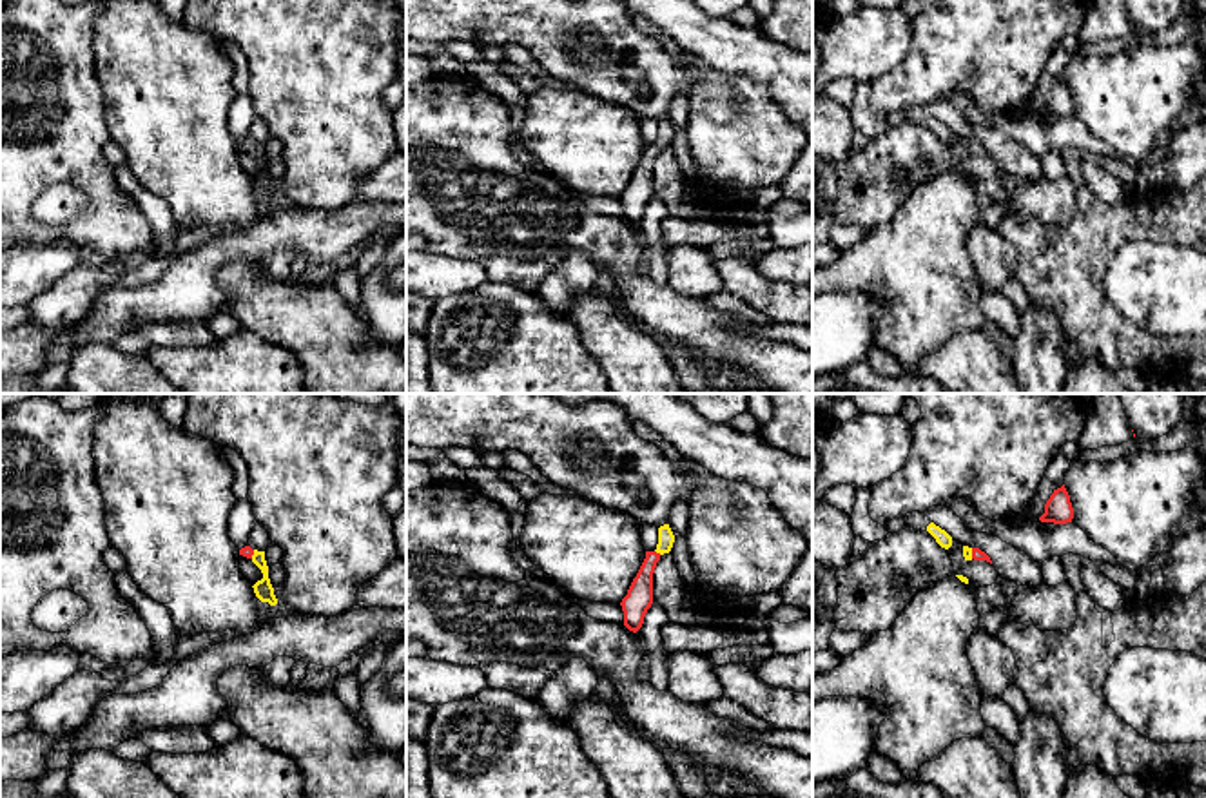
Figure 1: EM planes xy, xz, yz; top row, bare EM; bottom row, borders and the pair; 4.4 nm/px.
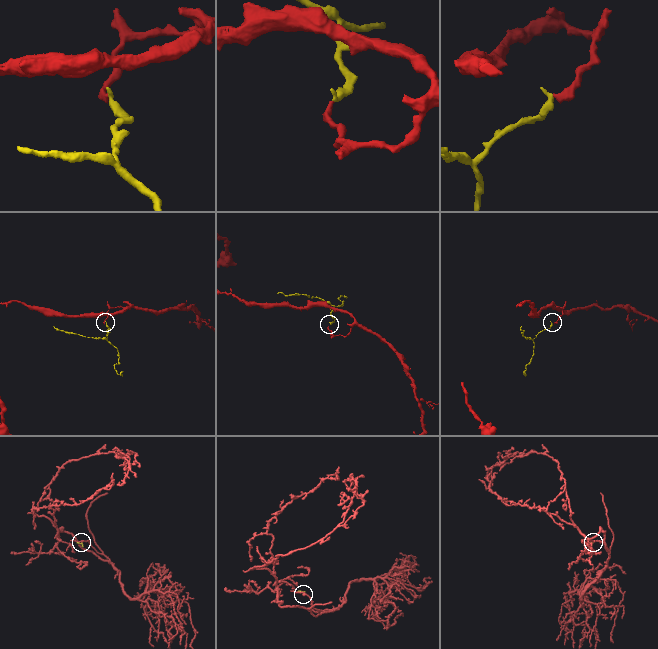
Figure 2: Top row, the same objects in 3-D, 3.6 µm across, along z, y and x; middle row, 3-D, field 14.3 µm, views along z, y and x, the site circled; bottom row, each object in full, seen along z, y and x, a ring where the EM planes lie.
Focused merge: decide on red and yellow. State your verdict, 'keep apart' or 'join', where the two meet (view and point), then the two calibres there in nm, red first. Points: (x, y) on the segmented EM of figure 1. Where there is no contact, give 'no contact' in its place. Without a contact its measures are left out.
join | xz (659, 554) | 120/70 nm

